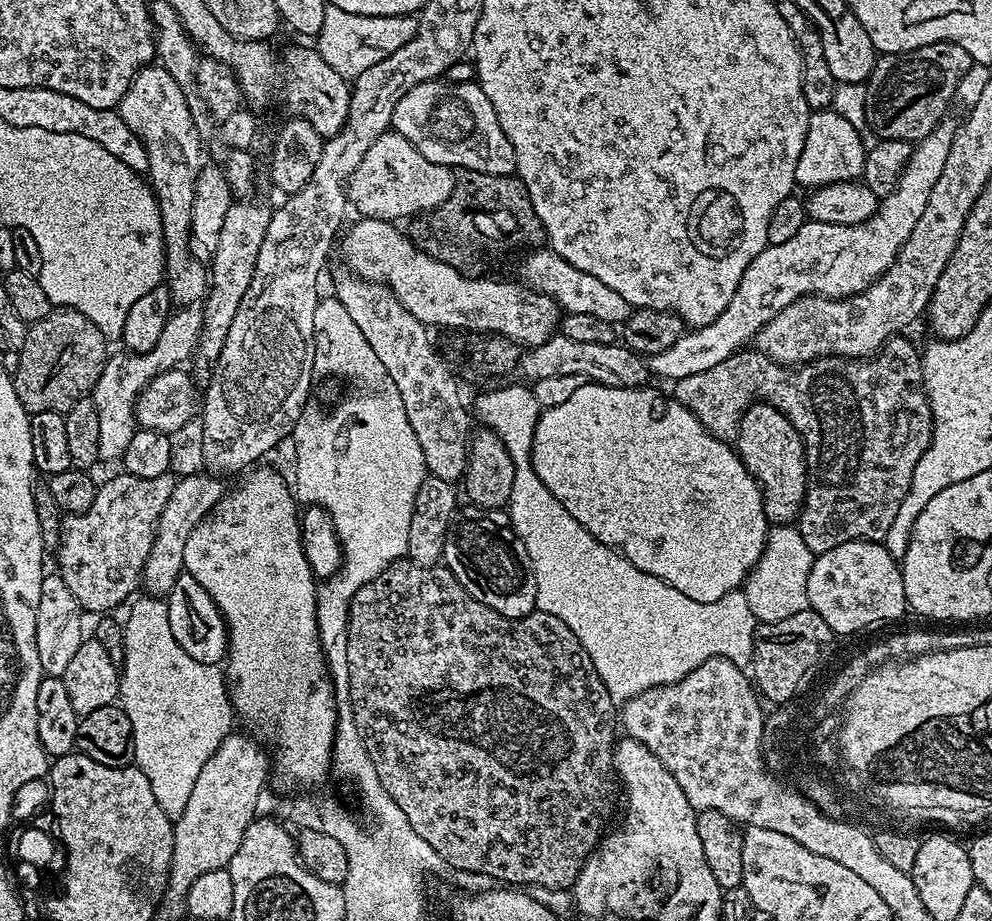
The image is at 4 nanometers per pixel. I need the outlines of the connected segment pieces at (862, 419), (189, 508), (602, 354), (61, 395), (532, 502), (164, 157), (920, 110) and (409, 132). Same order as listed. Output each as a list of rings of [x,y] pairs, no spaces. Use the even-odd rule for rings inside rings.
[[[900,334],[893,336],[892,339],[885,342],[879,352],[867,358],[849,360],[842,356],[823,356],[821,360],[812,360],[809,364],[801,364],[796,367],[777,364],[765,352],[759,350],[751,350],[752,352],[738,350],[730,358],[718,362],[718,366],[710,366],[710,370],[702,370],[702,374],[690,374],[690,378],[675,381],[674,399],[682,406],[689,408],[698,418],[698,422],[702,422],[705,430],[714,434],[714,438],[729,442],[735,441],[740,430],[740,419],[744,417],[744,412],[748,409],[749,404],[767,402],[775,406],[792,423],[794,430],[798,430],[804,443],[804,457],[808,463],[808,489],[804,495],[804,509],[800,511],[798,517],[798,527],[802,538],[806,538],[806,546],[810,546],[813,554],[819,554],[826,550],[834,550],[834,546],[842,546],[842,542],[850,542],[851,540],[880,542],[883,541],[886,530],[890,530],[890,526],[898,514],[898,506],[902,502],[902,498],[906,498],[906,490],[910,486],[914,466],[918,466],[918,458],[922,458],[922,454],[926,452],[926,446],[930,446],[930,438],[932,437],[932,411],[920,375],[922,356],[918,348],[916,352],[915,346],[910,341],[903,340],[904,338]]]
[[[203,474],[204,476],[180,476],[176,481],[174,490],[170,494],[170,498],[166,502],[166,506],[160,515],[160,521],[156,524],[156,537],[152,543],[152,552],[148,555],[148,561],[142,573],[143,587],[148,587],[147,590],[153,597],[167,597],[168,591],[174,586],[174,582],[184,571],[184,551],[186,550],[186,538],[190,538],[190,530],[194,530],[198,526],[198,522],[202,522],[204,517],[212,511],[212,507],[226,495],[225,481],[219,476],[211,474]]]
[[[553,334],[546,342],[529,347],[518,361],[518,372],[528,382],[558,375],[584,374],[591,383],[615,388],[643,388],[650,380],[647,363],[623,343],[573,342],[563,334]]]
[[[53,307],[46,318],[29,325],[23,346],[19,351],[19,364],[12,373],[12,385],[24,409],[34,412],[65,413],[82,399],[87,399],[101,377],[110,355],[110,342],[81,311],[73,308]]]
[[[519,383],[482,393],[476,400],[476,412],[480,415],[479,423],[502,438],[514,462],[516,477],[506,511],[518,538],[522,538],[522,546],[526,546],[526,554],[530,554],[536,579],[537,609],[554,614],[554,618],[562,618],[562,622],[574,630],[574,638],[578,638],[586,654],[590,654],[594,670],[598,670],[614,702],[632,700],[651,688],[678,682],[702,666],[702,662],[713,660],[715,656],[728,660],[728,652],[732,652],[736,644],[744,644],[744,616],[748,616],[750,602],[746,602],[743,591],[726,594],[718,602],[694,602],[694,598],[686,598],[686,594],[674,590],[674,586],[654,578],[654,574],[638,570],[638,566],[630,563],[621,552],[615,552],[587,532],[578,518],[574,518],[570,510],[566,510],[562,502],[550,494],[550,490],[546,490],[542,478],[538,478],[534,470],[534,430],[542,407],[533,389],[527,383]]]
[[[149,66],[130,82],[126,94],[120,99],[118,111],[122,122],[136,132],[148,154],[147,179],[160,204],[166,287],[172,295],[173,305],[192,306],[203,301],[210,283],[210,272],[204,268],[192,250],[192,211],[196,194],[196,179],[205,167],[204,144],[196,129],[197,117],[192,115],[184,91],[170,78],[165,68]]]
[[[943,40],[909,52],[881,55],[868,76],[866,90],[867,127],[881,140],[919,142],[945,119],[944,111],[956,96],[960,83],[974,65],[962,46]]]
[[[438,79],[414,86],[414,90],[410,90],[404,95],[402,102],[394,106],[391,131],[406,138],[406,142],[410,142],[430,162],[445,164],[453,170],[469,168],[491,176],[510,176],[516,171],[514,146],[510,146],[510,138],[506,138],[498,122],[498,114],[494,114],[494,106],[490,106],[490,98],[482,94],[479,84],[475,82],[449,84]]]

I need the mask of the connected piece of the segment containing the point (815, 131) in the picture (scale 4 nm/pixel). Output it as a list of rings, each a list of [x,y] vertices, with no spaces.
[[[816,110],[809,115],[806,130],[806,146],[802,146],[802,158],[798,158],[796,171],[797,185],[802,189],[815,190],[827,184],[837,184],[859,179],[864,172],[866,144],[863,144],[861,131],[846,118],[831,110]]]

